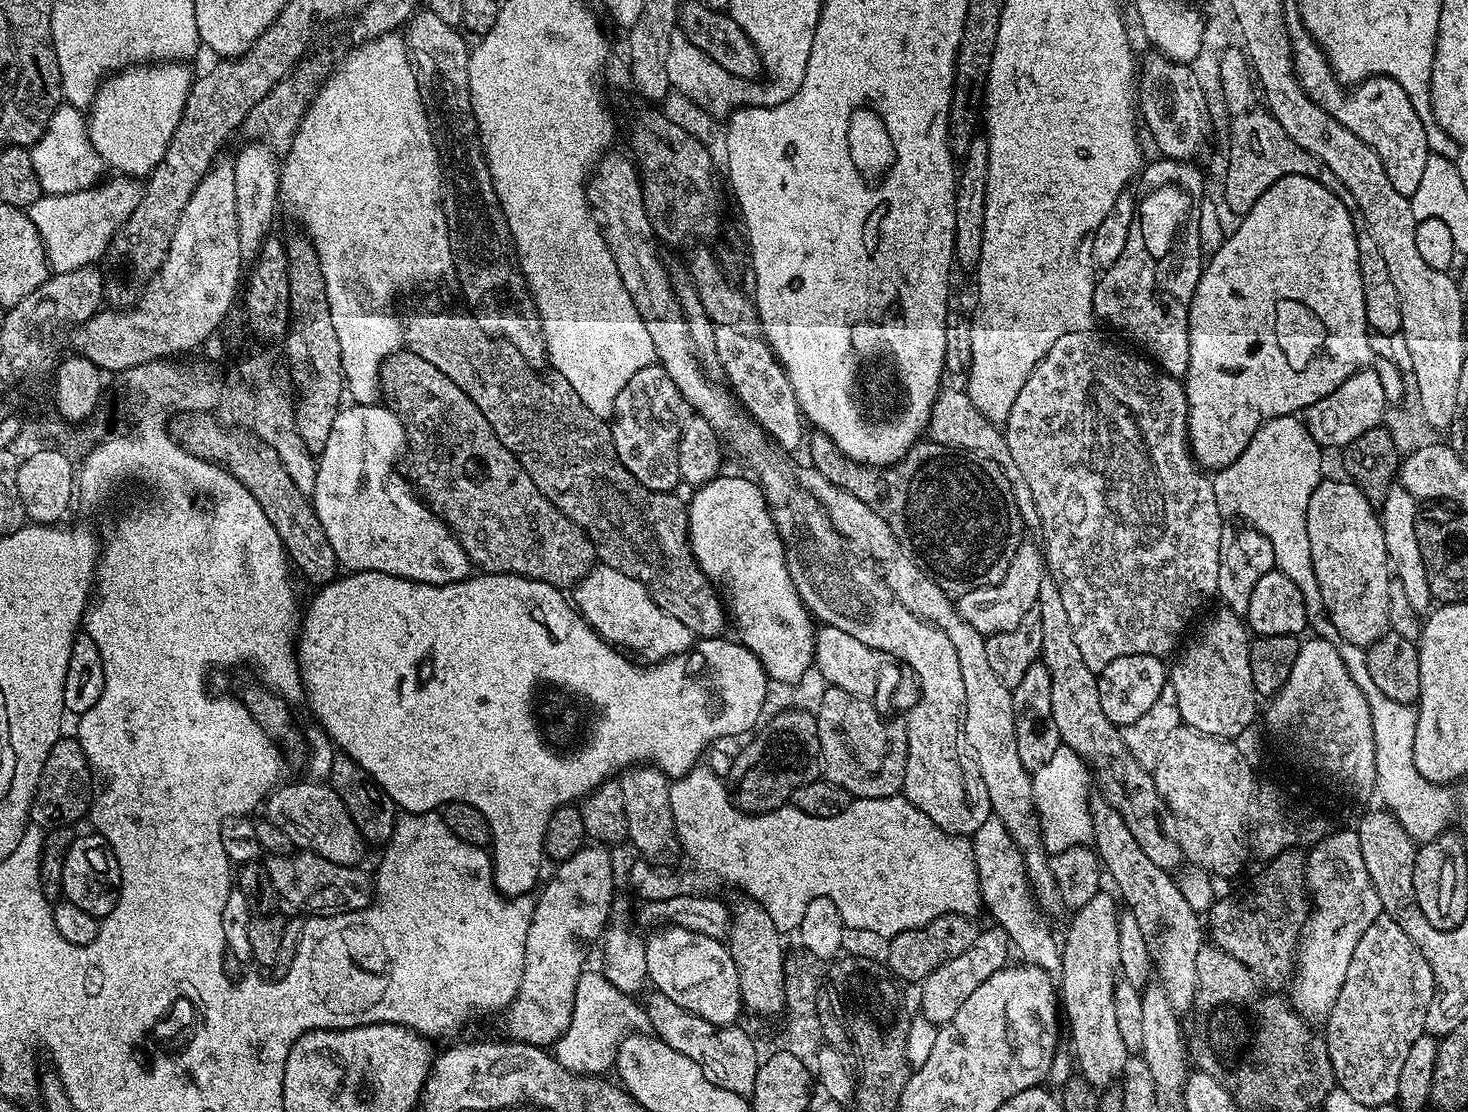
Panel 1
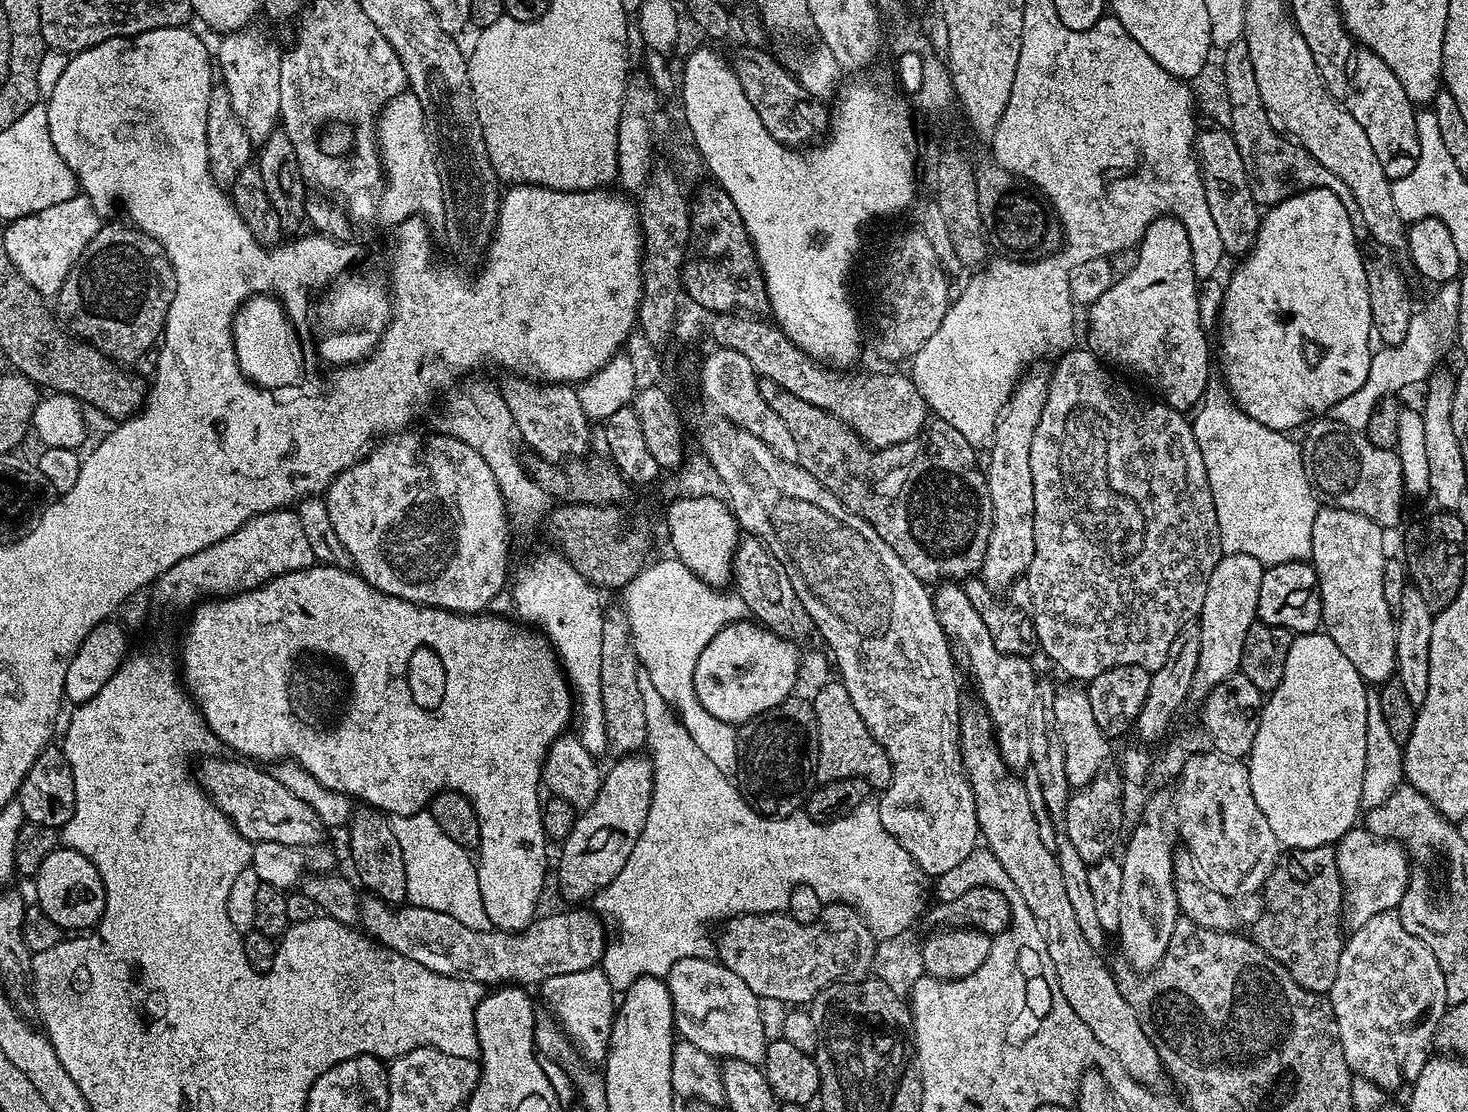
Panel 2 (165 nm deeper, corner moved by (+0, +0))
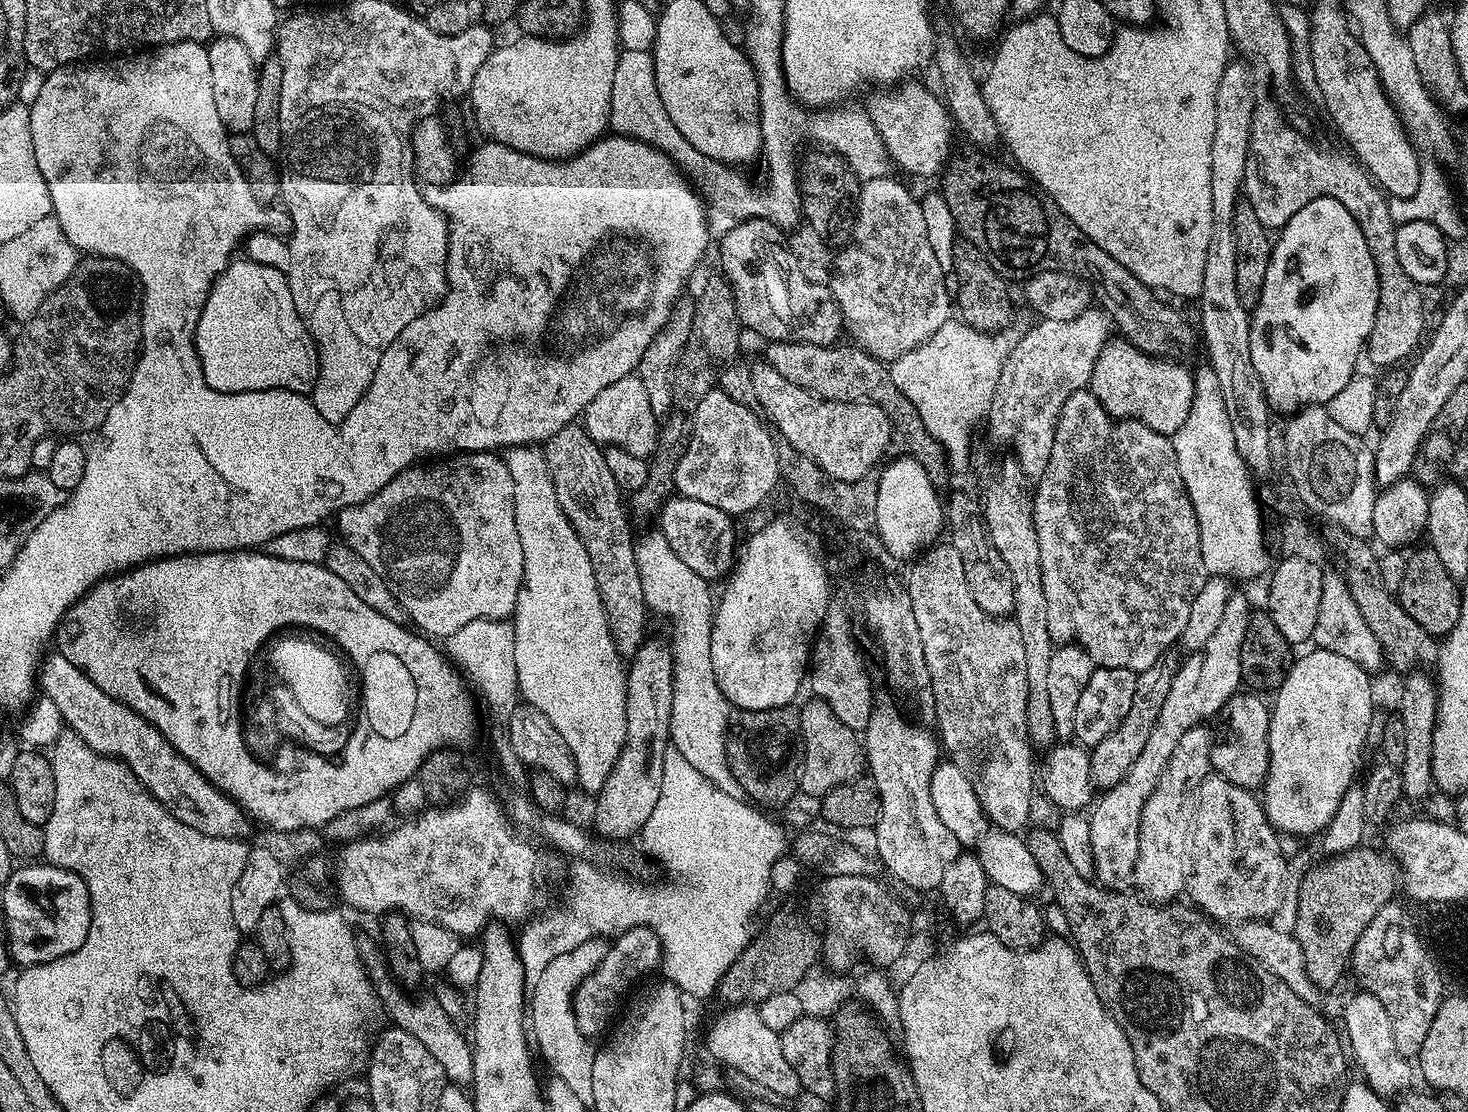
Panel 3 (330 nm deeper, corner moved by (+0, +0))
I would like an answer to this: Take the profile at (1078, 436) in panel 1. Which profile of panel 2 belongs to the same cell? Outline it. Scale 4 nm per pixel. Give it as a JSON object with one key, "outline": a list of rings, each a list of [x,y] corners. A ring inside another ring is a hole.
{"outline":[[[1087,347],[1071,348],[1063,353],[1065,356],[1056,369],[1051,369],[1042,418],[1038,418],[1034,442],[1030,446],[1030,474],[1034,478],[1034,558],[1028,567],[1026,581],[1028,600],[1032,603],[1030,615],[1036,627],[1036,643],[1041,653],[1044,651],[1076,682],[1093,680],[1114,666],[1142,666],[1154,673],[1162,662],[1166,662],[1170,642],[1174,642],[1180,631],[1199,617],[1202,598],[1206,598],[1206,582],[1210,582],[1210,574],[1214,574],[1214,566],[1222,555],[1218,514],[1214,510],[1214,498],[1206,478],[1206,462],[1202,462],[1202,450],[1198,450],[1194,430],[1185,413],[1176,412],[1160,398],[1143,400],[1136,396],[1134,389],[1115,380],[1107,372],[1105,361],[1089,352]]]}

